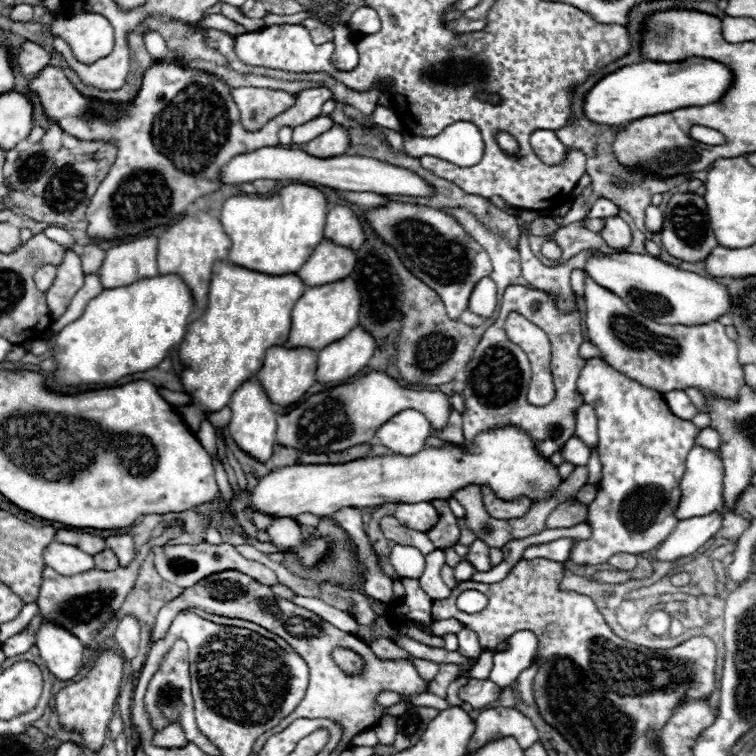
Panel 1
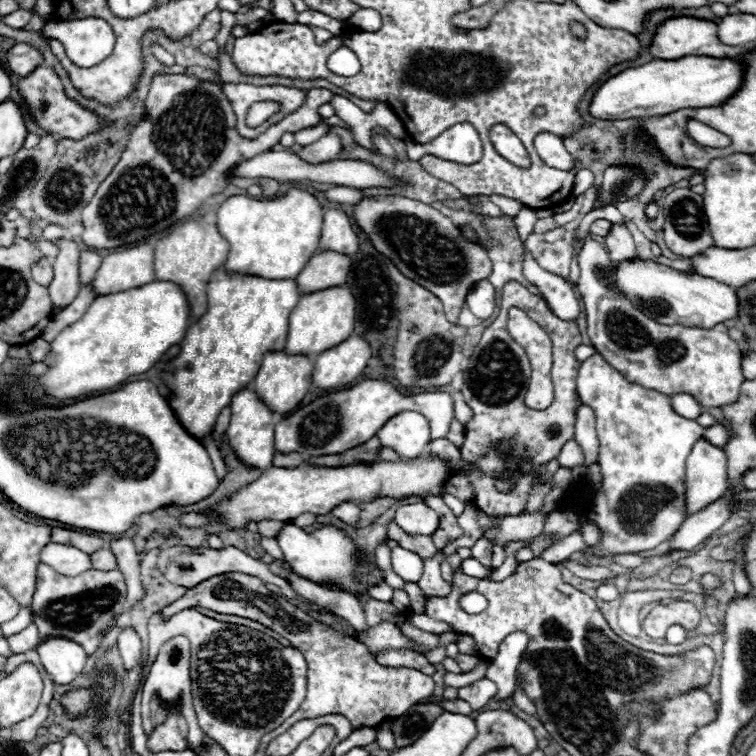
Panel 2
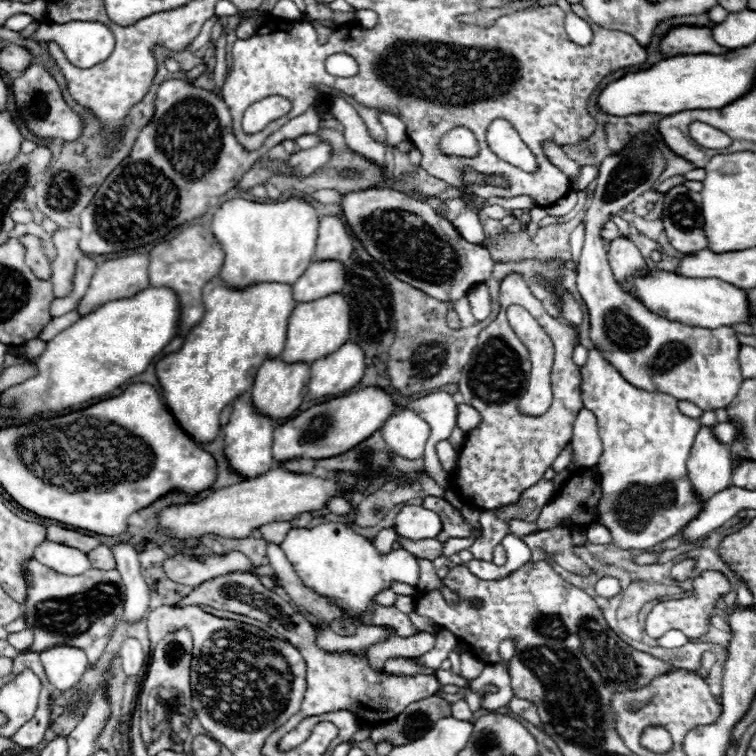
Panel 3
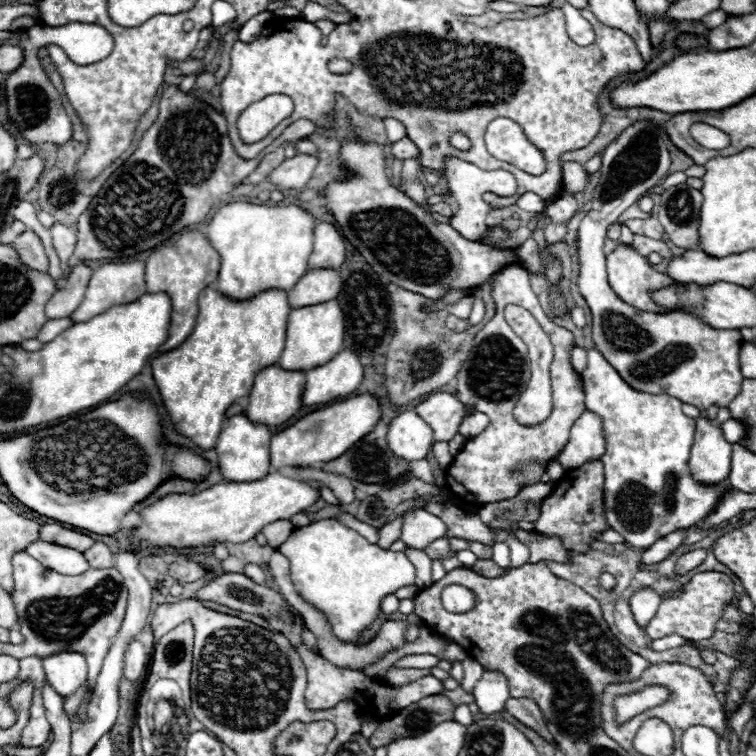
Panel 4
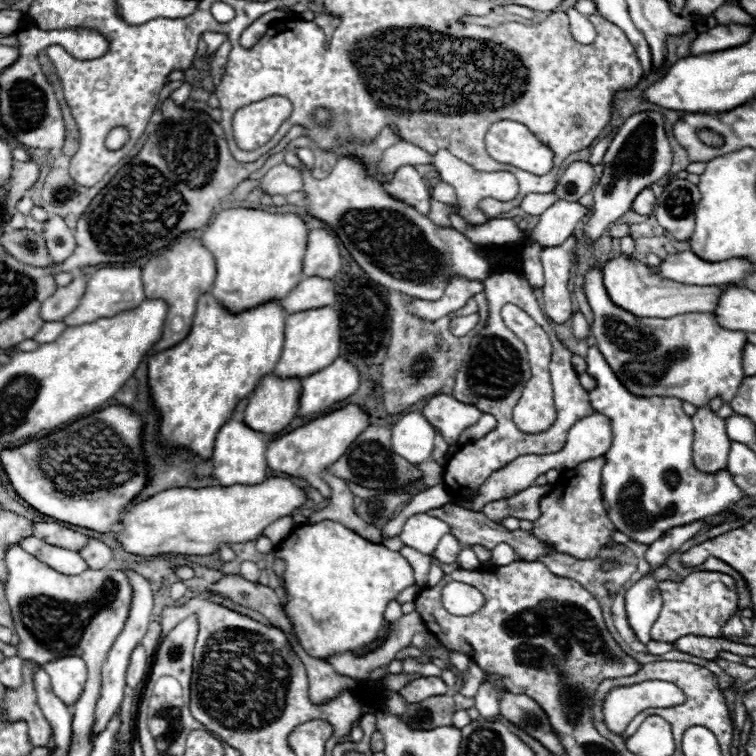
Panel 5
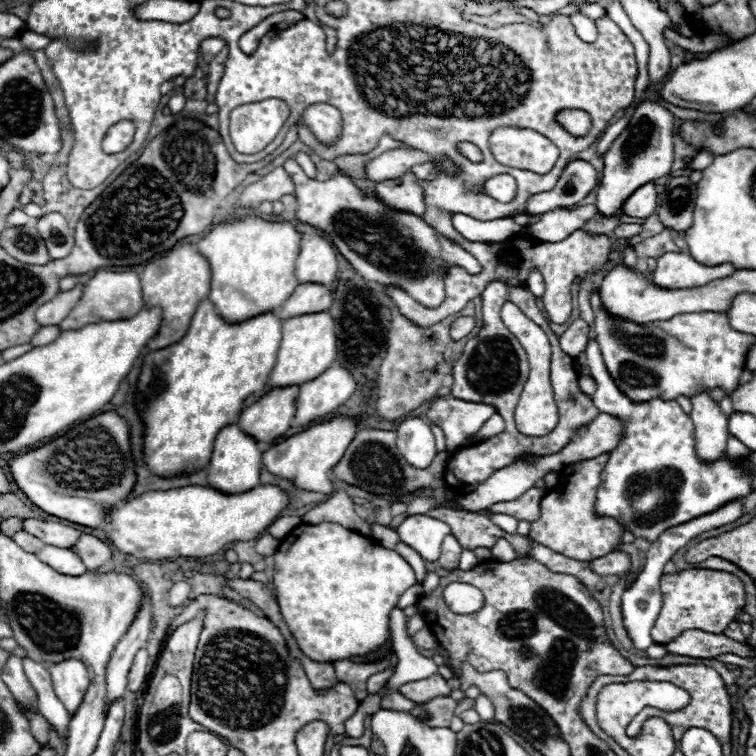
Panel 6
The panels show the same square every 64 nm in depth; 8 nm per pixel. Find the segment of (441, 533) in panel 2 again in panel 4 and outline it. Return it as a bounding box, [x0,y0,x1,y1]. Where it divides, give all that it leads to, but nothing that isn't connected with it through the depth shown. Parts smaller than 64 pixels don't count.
[428,502,510,546]

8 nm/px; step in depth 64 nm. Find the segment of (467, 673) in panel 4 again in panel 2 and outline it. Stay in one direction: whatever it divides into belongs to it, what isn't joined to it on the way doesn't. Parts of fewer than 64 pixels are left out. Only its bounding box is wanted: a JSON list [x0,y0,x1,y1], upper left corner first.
[454,654,478,672]

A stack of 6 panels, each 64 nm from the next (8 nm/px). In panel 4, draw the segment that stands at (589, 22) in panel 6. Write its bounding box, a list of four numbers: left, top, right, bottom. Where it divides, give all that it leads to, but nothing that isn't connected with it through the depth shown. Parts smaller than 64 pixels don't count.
[562,3,595,46]

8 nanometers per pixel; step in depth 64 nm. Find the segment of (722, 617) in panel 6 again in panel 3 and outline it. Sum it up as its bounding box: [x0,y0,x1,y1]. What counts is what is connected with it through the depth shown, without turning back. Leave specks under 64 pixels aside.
[644,570,730,638]

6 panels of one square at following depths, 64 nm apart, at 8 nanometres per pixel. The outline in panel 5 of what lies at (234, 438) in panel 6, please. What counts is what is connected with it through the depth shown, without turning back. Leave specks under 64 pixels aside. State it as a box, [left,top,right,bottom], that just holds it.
[212,420,266,486]

